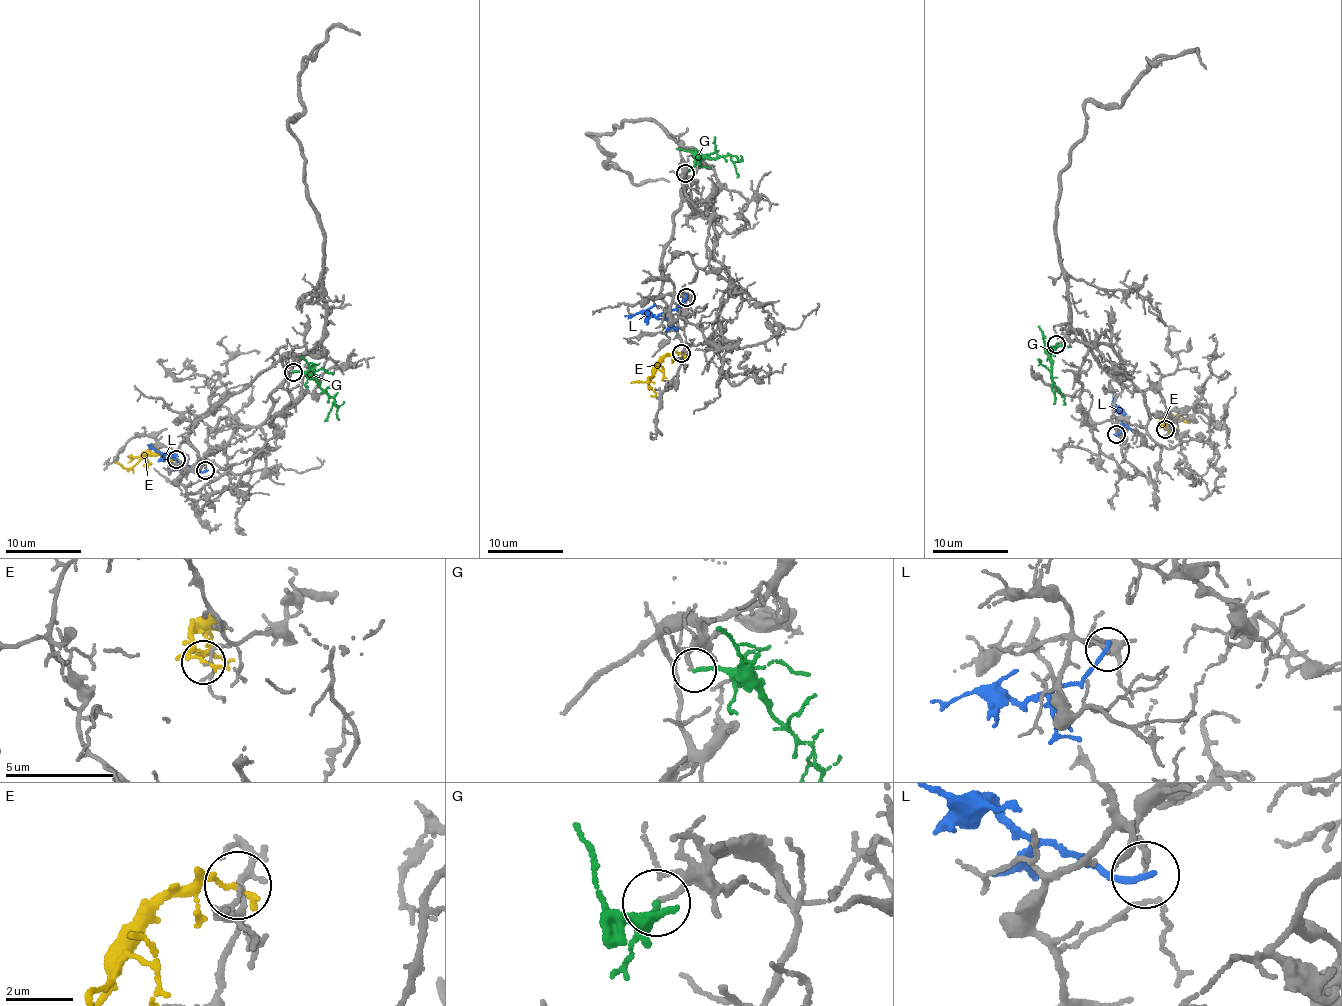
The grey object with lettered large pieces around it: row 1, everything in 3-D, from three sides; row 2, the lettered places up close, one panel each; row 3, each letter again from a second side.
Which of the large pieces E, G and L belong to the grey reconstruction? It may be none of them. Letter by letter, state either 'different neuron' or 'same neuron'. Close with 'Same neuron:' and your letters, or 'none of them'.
E: different neuron
G: same neuron
L: different neuron
Same neuron: G

